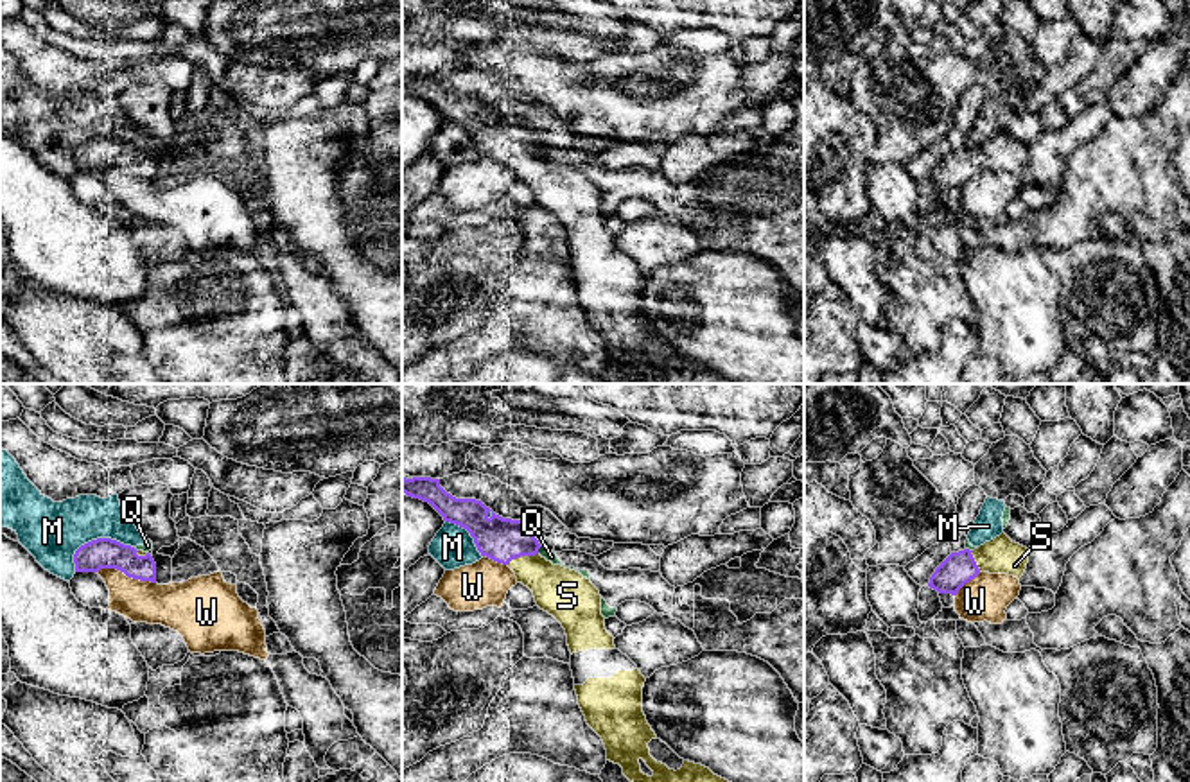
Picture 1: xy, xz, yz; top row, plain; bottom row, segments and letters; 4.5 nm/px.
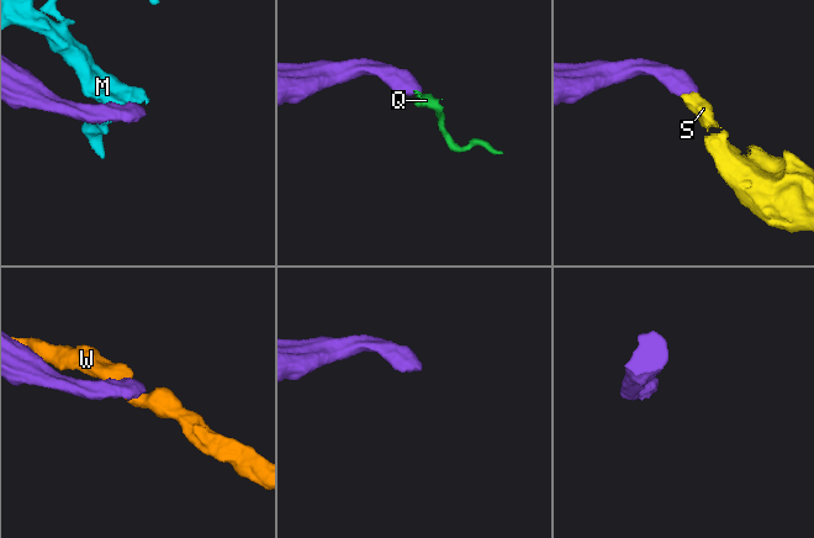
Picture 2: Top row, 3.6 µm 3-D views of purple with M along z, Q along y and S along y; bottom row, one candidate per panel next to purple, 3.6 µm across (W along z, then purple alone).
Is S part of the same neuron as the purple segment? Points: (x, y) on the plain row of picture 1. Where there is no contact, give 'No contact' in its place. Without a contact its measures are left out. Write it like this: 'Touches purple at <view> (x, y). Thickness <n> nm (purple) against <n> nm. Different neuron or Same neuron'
Touches purple at xz (521, 153). Thickness 190 nm (purple) against 220 nm. Same neuron

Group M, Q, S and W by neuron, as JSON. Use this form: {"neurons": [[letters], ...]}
{"neurons": [["M", "Q"], ["S"], ["W"]]}

